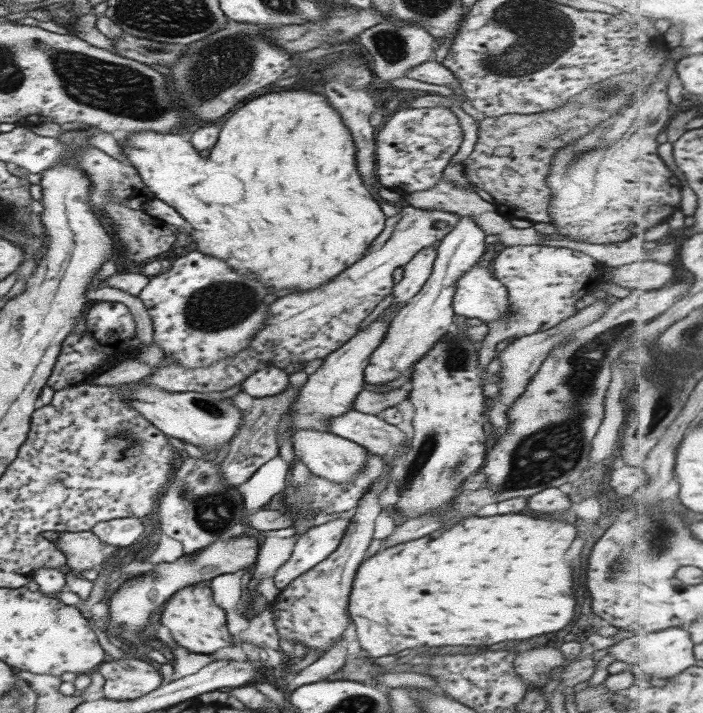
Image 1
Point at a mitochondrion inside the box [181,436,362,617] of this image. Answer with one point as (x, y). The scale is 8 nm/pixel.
(307, 494)

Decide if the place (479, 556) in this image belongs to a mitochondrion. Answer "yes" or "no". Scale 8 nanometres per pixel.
no

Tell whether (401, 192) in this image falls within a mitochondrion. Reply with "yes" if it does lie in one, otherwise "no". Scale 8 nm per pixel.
no

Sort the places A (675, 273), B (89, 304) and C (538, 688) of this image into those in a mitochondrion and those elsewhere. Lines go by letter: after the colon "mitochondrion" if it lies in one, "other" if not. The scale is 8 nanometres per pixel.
A: other
B: other
C: other

